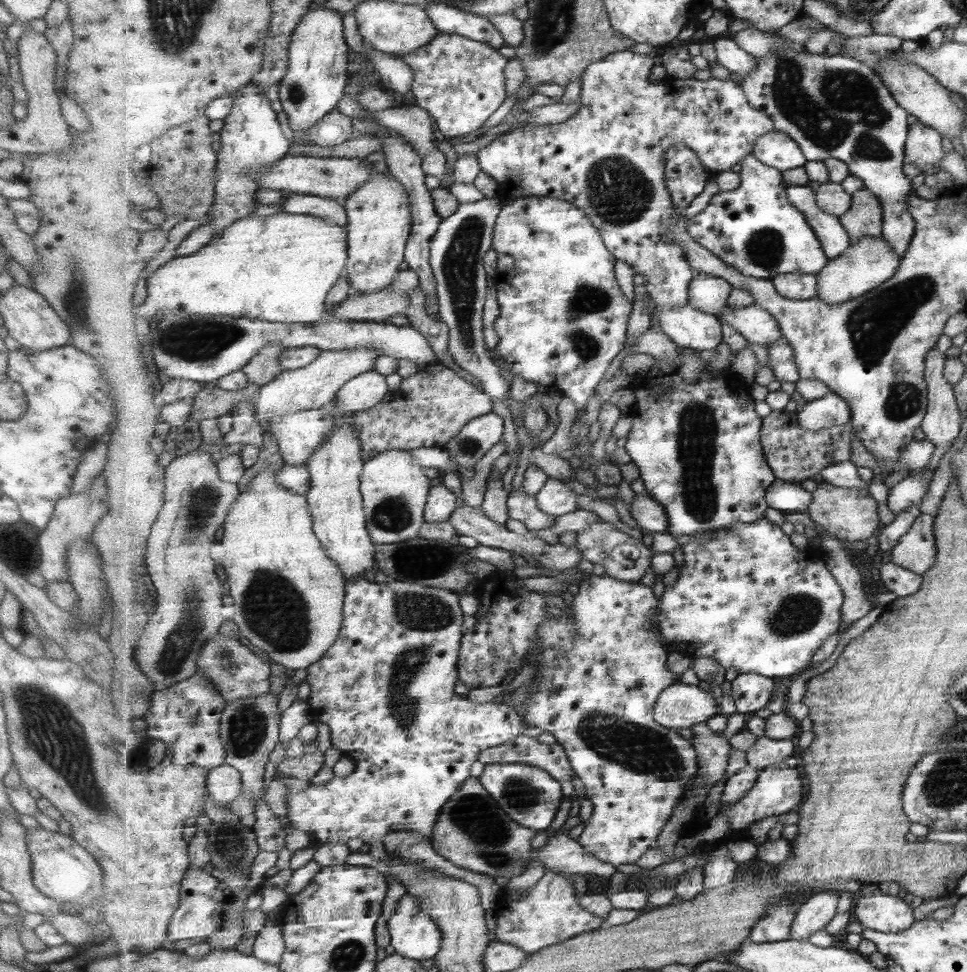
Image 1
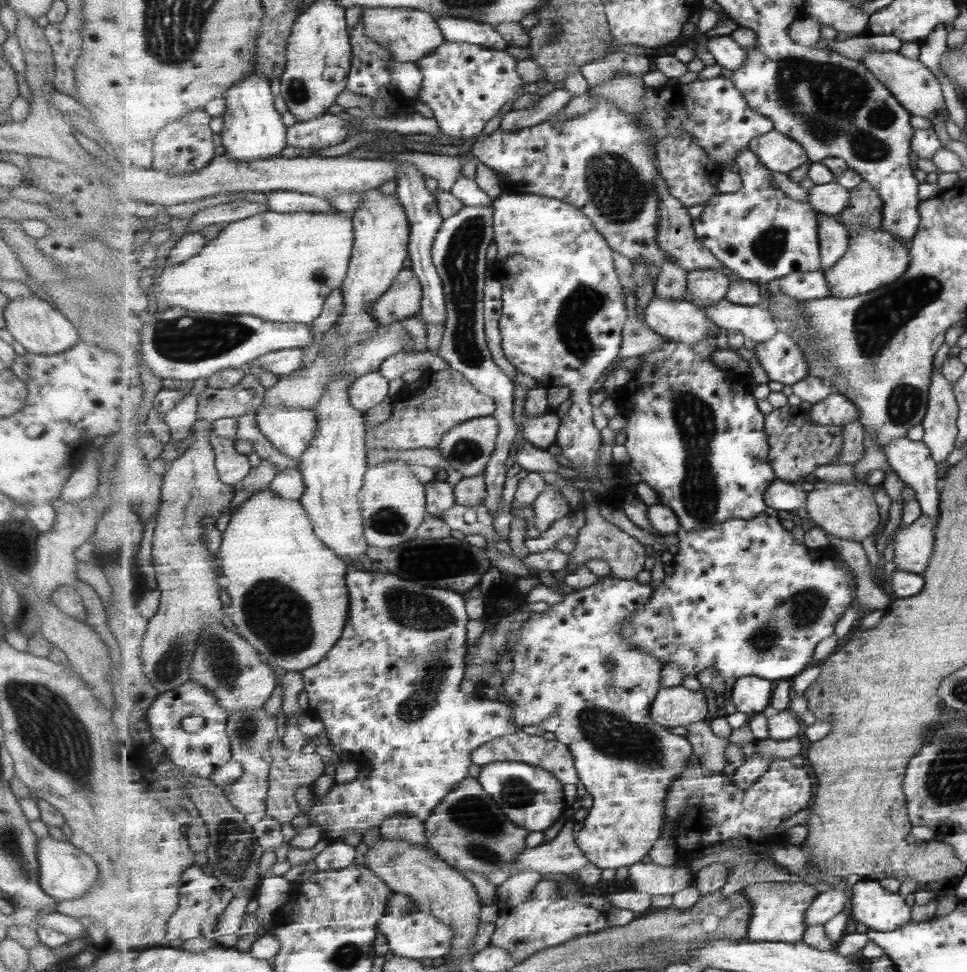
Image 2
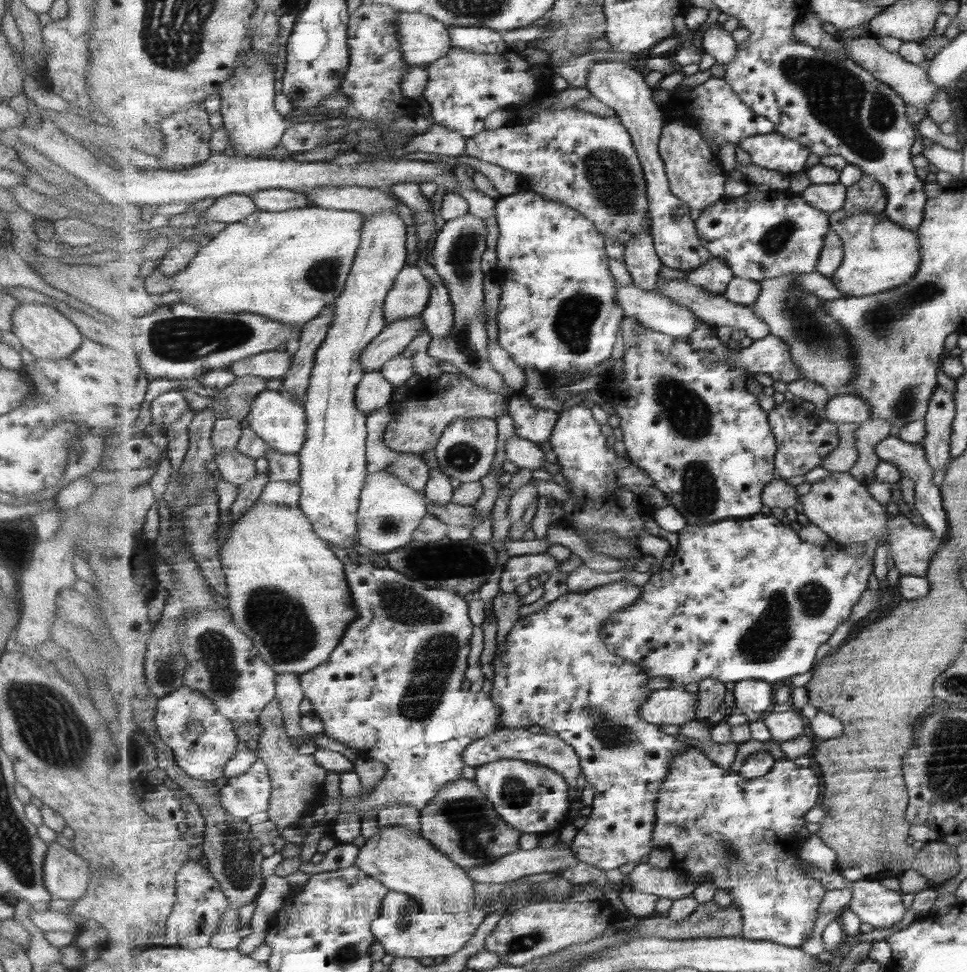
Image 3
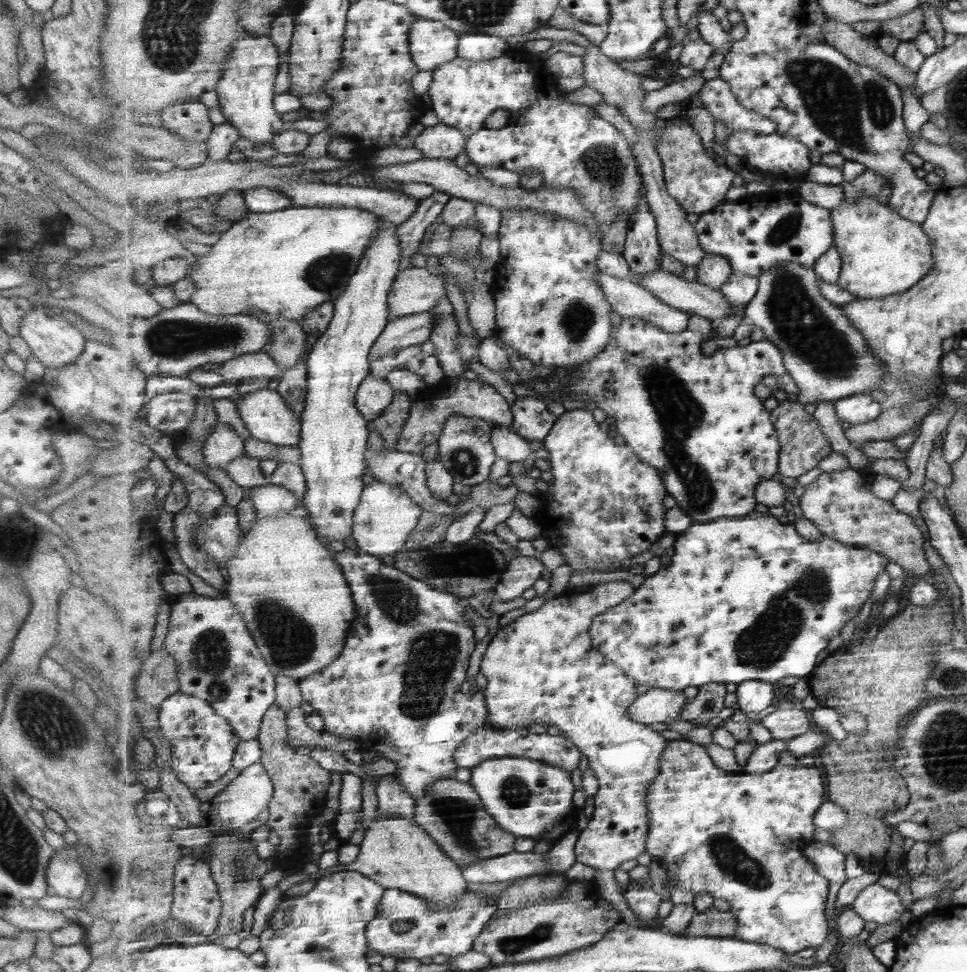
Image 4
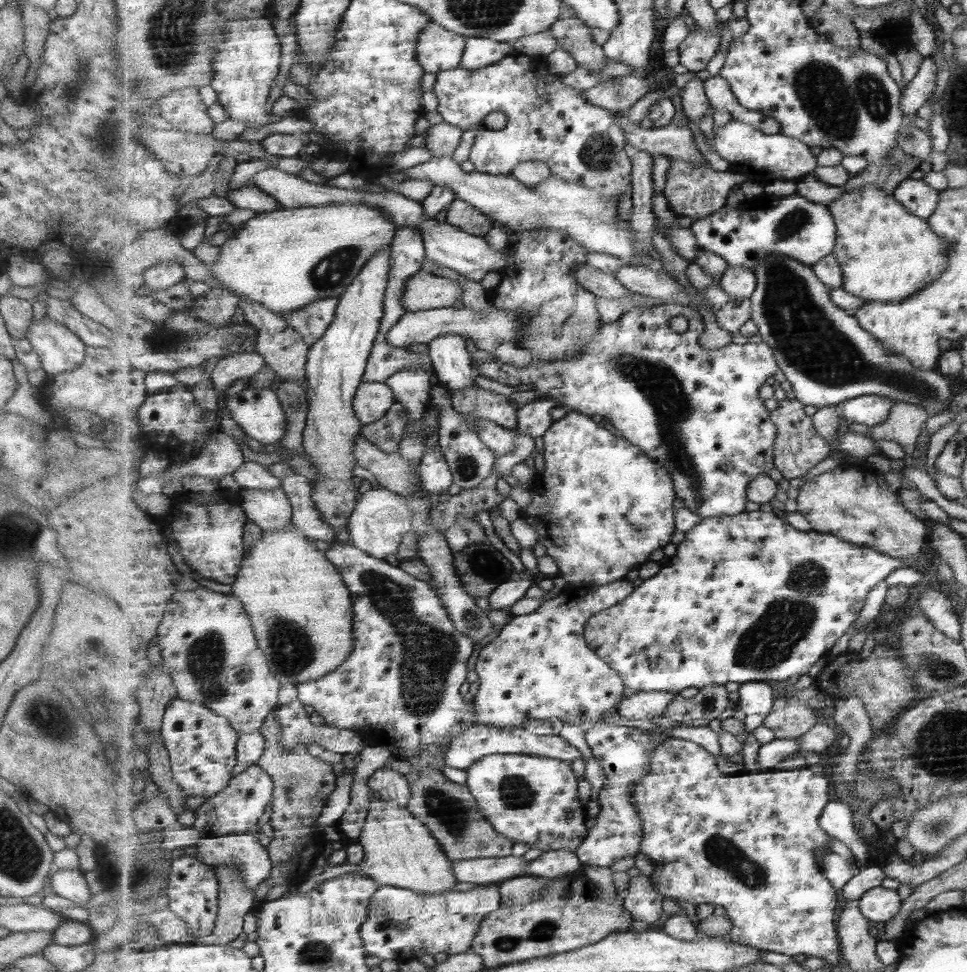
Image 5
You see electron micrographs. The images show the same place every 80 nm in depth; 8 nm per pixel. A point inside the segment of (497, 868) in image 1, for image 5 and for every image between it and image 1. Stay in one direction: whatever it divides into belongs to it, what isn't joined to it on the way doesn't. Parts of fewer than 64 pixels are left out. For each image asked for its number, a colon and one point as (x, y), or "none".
2: (469, 830)
3: (461, 822)
4: (452, 813)
5: (448, 809)

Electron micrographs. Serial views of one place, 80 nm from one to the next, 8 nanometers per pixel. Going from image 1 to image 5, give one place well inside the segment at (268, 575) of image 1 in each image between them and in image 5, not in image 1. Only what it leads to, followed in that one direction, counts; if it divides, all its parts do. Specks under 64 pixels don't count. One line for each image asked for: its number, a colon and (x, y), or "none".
2: (288, 589)
3: (289, 592)
4: (293, 594)
5: (300, 606)

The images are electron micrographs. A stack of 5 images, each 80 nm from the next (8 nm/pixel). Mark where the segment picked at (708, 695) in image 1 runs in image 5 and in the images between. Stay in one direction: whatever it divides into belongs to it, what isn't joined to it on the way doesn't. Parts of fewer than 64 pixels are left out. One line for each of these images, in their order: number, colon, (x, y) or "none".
2: (674, 706)
3: (673, 705)
4: (656, 705)
5: (642, 705)

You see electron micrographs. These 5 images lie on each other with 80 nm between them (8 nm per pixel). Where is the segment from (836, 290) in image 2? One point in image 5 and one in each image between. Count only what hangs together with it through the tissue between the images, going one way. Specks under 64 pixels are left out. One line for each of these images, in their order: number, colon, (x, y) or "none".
3: (879, 254)
4: (884, 254)
5: (887, 254)

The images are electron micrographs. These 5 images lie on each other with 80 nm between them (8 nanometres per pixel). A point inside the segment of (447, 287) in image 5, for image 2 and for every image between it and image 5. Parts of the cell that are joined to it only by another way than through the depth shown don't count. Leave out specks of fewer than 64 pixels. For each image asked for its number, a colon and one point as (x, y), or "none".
2: (403, 300)
3: (409, 297)
4: (417, 291)

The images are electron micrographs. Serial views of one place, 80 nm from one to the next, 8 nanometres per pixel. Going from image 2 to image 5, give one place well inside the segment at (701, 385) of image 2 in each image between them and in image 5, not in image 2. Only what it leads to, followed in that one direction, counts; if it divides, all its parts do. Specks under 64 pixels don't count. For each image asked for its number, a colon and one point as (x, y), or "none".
3: (708, 446)
4: (695, 418)
5: (718, 438)

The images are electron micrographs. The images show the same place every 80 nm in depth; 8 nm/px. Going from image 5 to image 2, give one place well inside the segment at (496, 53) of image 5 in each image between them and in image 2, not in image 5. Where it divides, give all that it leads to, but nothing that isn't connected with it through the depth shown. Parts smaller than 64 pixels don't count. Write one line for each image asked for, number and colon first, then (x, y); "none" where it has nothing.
2: (455, 29)
3: (479, 39)
4: (474, 46)

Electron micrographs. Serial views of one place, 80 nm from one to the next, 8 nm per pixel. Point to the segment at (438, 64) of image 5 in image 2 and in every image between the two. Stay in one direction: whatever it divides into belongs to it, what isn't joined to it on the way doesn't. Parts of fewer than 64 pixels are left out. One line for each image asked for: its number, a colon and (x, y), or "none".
2: (411, 34)
3: (423, 39)
4: (433, 43)

